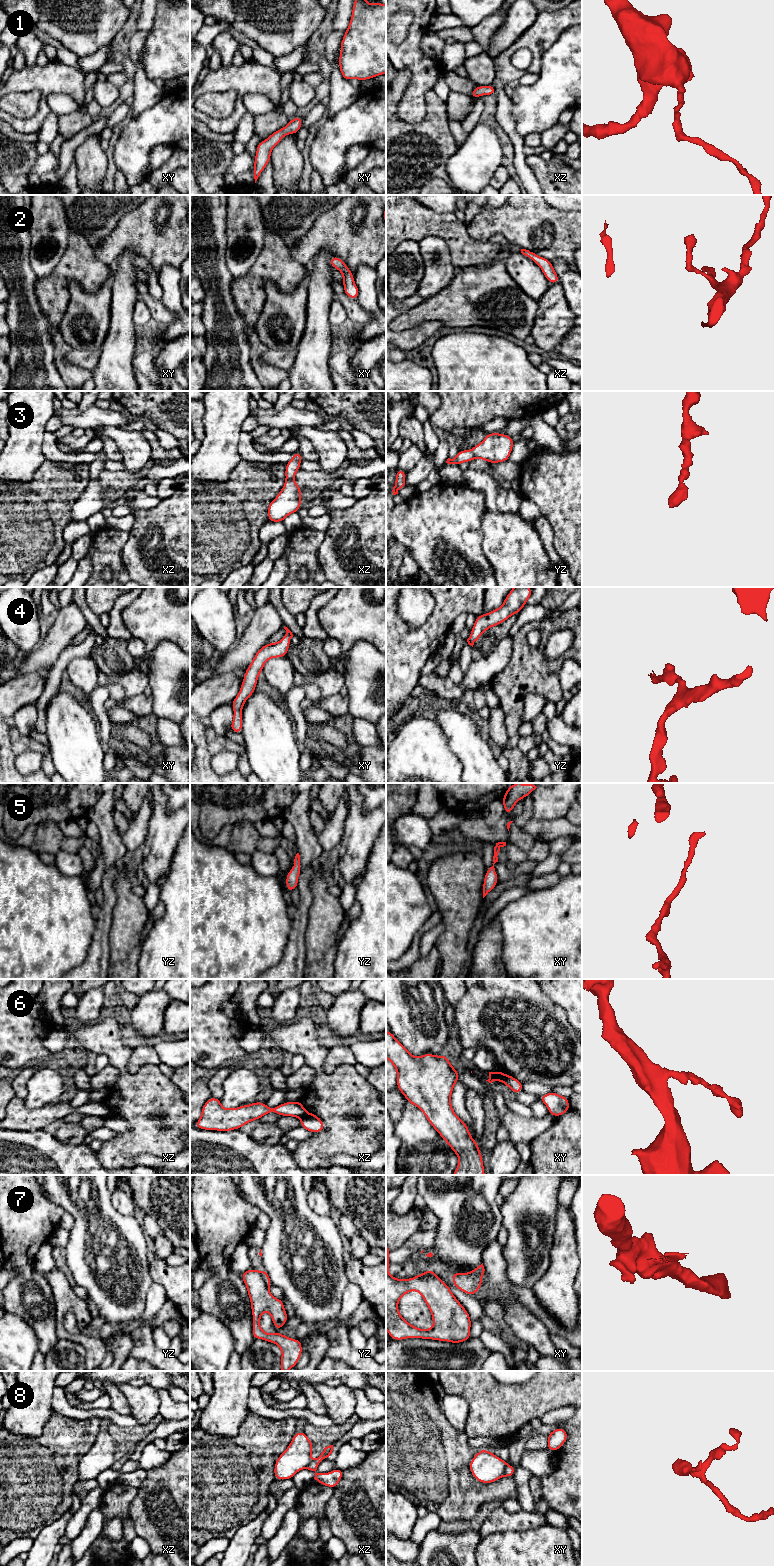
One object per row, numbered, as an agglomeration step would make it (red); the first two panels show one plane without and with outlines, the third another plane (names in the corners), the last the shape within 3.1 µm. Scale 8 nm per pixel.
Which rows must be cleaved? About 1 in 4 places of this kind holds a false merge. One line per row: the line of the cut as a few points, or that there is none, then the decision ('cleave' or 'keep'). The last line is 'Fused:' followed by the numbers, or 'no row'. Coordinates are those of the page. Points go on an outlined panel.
1: no cut; keep
2: no cut; keep
3: no cut; keep
4: no cut; keep
5: no cut; keep
6: cut in xy along (500, 1072), (501, 1080); cleave
7: cut in yz along (258, 1271), (268, 1288); cleave
8: cut in xy along (508, 1465), (503, 1475); cleave
Fused: 6, 7, 8

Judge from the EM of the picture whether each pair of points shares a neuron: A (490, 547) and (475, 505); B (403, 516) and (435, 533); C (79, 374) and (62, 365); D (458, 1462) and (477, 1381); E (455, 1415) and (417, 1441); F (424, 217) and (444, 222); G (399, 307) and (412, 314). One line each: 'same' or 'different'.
A: different
B: same
C: same
D: different
E: different
F: same
G: different

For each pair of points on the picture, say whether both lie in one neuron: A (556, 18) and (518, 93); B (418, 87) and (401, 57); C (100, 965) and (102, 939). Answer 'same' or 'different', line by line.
A: different
B: same
C: same

